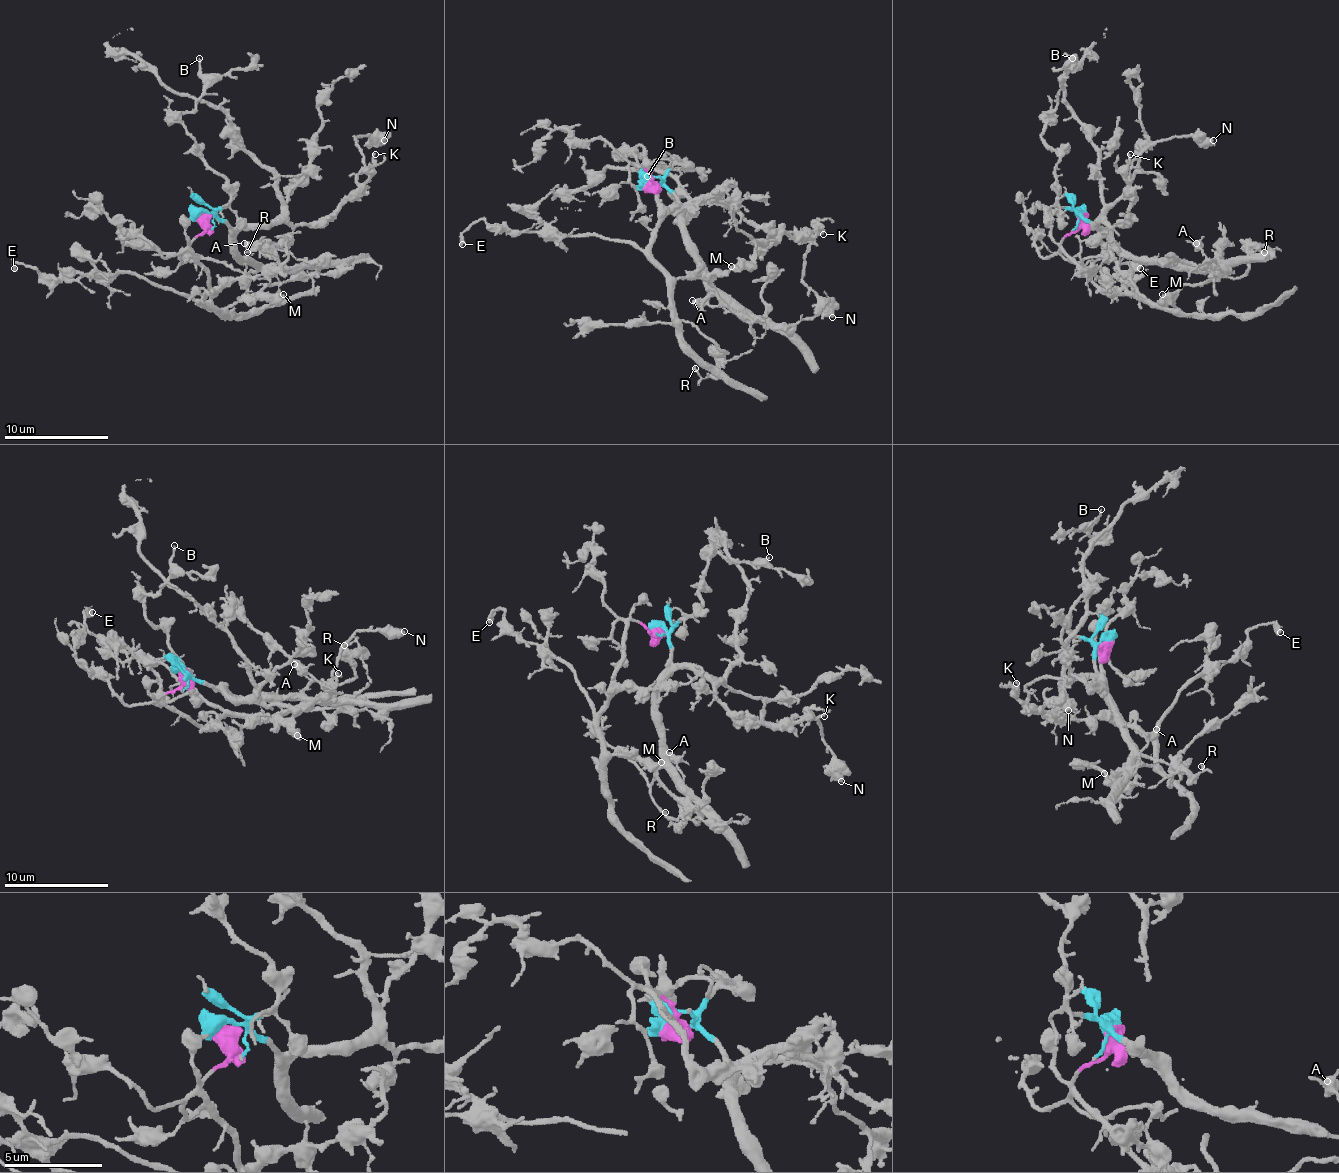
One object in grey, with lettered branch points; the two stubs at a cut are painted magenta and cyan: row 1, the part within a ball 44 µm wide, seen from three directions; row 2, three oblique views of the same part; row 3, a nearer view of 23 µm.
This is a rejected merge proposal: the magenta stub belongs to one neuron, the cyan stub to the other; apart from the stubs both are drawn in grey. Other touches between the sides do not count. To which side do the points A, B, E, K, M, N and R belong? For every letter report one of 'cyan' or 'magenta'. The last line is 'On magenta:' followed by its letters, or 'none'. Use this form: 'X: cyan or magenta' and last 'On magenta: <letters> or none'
A: cyan
B: cyan
E: magenta
K: cyan
M: magenta
N: cyan
R: cyan
On magenta: E, M

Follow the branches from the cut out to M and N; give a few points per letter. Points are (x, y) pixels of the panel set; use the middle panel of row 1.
M: (647, 187), (653, 179), (637, 166), (658, 203), (653, 258), (676, 279), (726, 273), (731, 265)
N: (647, 187), (660, 185), (681, 203), (723, 198), (746, 219), (806, 232), (801, 281), (832, 318)

